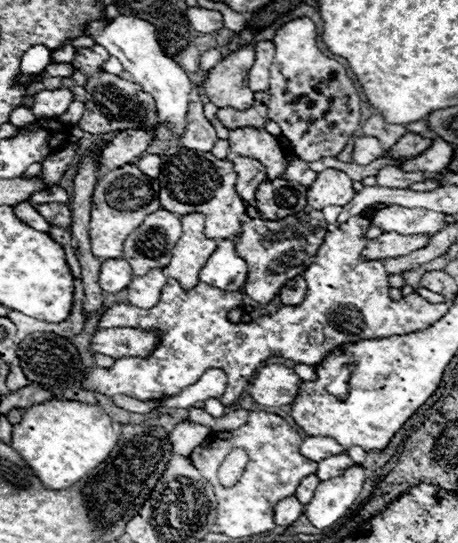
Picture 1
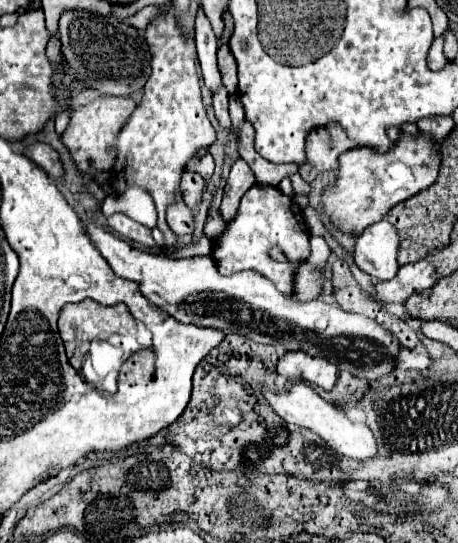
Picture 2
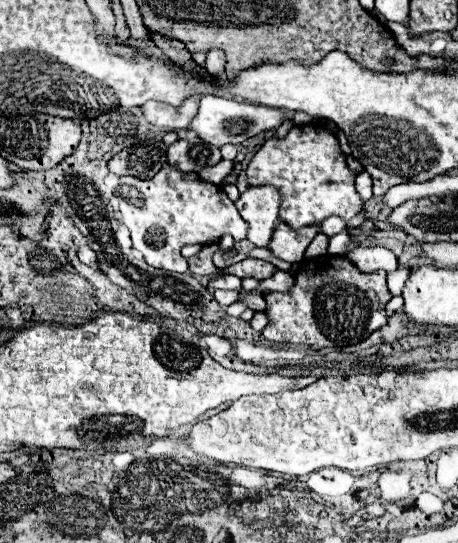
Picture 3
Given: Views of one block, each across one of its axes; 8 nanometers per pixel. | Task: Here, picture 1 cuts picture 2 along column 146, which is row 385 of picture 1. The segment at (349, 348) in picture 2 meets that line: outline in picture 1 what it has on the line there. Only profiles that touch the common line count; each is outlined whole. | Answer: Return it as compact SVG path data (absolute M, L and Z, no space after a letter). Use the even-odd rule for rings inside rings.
M270 364L258 370L250 396L262 406L284 406L292 404L300 386L300 376L282 364Z

